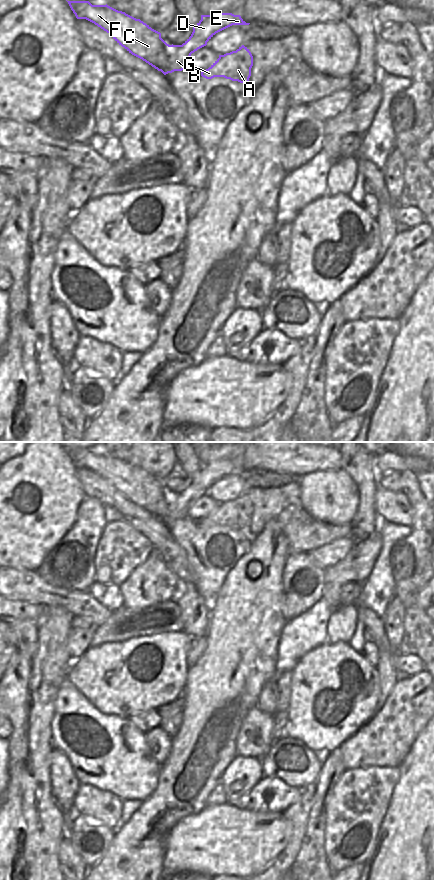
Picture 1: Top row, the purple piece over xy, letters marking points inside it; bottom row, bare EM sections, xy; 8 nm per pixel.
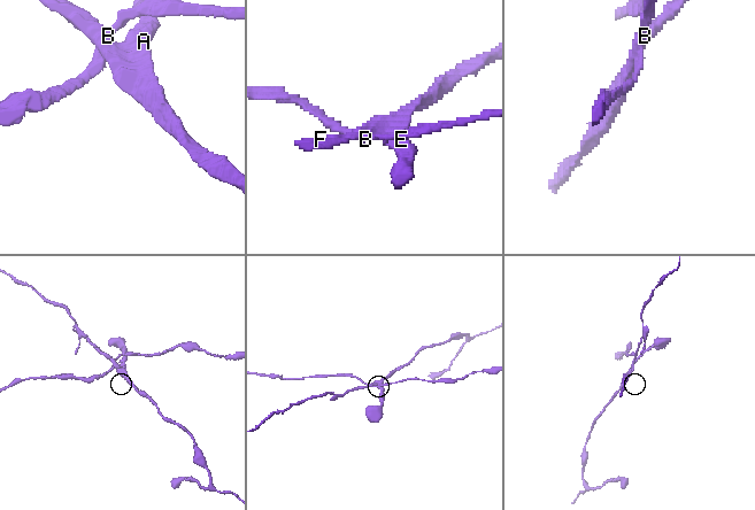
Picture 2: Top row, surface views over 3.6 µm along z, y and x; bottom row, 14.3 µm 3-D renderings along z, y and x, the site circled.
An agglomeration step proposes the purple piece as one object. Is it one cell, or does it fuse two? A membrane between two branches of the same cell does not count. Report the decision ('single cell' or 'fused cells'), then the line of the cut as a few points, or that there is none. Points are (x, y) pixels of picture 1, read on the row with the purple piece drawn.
fused cells; cut in xy along (169, 45), (169, 64), (161, 71)

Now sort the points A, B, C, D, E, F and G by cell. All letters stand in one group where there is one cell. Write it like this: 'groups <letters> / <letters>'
groups A C F G / B D E

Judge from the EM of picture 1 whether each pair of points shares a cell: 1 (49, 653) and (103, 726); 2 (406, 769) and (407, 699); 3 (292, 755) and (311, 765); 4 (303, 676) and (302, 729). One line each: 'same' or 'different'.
1: different
2: different
3: same
4: same

